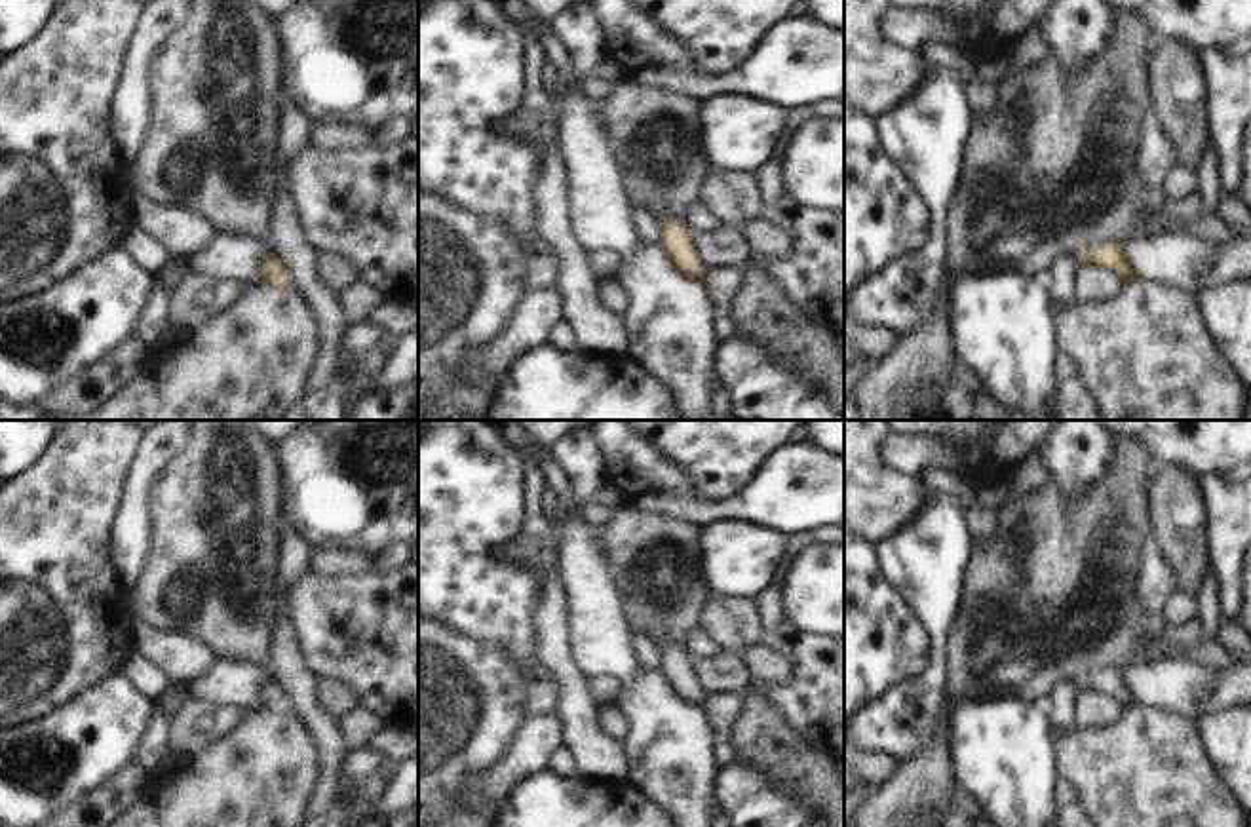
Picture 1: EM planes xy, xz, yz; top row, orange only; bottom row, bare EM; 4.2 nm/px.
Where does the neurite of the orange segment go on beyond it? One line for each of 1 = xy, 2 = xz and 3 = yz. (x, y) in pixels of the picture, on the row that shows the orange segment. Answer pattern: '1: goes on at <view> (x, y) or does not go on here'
1: does not go on here
2: does not go on here
3: does not go on here

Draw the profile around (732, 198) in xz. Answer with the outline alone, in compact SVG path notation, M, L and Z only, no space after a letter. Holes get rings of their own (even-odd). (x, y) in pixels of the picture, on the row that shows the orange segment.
M715 171L700 188L700 205L713 219L730 228L740 228L760 217L760 194L751 173Z

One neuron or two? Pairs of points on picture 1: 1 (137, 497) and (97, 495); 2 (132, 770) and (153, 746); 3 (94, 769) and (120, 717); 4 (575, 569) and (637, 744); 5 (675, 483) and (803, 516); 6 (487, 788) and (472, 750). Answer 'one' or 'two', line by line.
1: two
2: two
3: one
4: one
5: one
6: two

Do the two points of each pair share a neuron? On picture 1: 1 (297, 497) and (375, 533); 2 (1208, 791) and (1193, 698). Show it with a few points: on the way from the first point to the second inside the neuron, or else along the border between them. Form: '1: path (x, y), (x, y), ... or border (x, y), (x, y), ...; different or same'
1: path (316, 497), (339, 497), (356, 514); same
2: border (1151, 710), (1166, 710), (1194, 723); different

